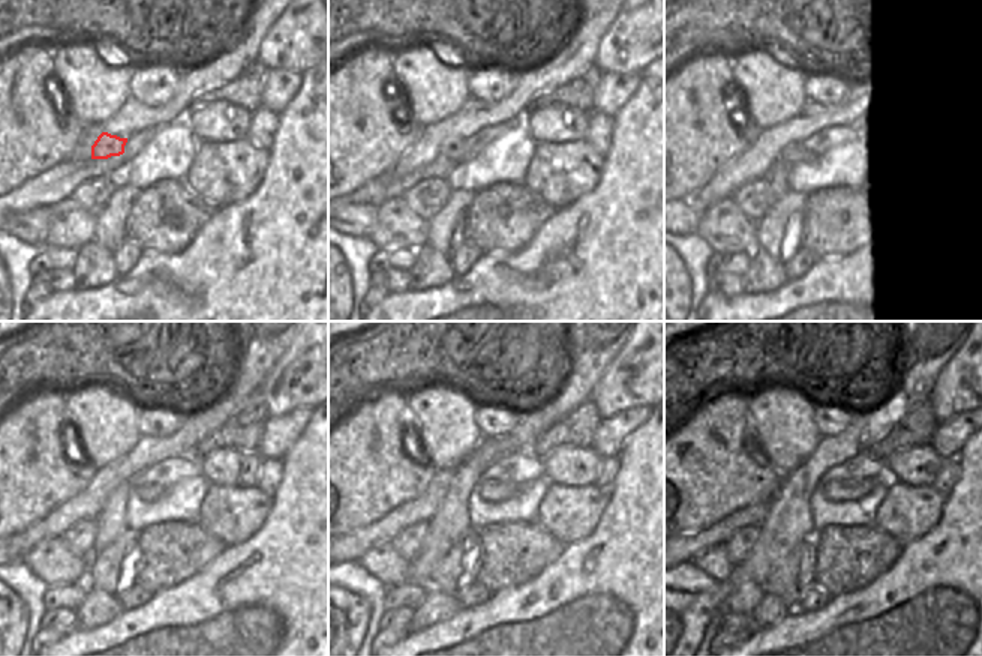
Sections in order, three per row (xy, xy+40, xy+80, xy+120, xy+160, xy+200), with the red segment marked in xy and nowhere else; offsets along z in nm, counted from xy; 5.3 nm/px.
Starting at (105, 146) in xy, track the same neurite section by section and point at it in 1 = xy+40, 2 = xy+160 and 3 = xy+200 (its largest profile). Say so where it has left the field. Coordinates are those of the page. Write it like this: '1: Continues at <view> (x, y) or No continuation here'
1: Continues at xy+40 (455, 149)
2: Continues at xy+160 (493, 491)
3: Continues at xy+200 (838, 490).

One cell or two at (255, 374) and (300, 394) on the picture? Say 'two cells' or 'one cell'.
two cells

